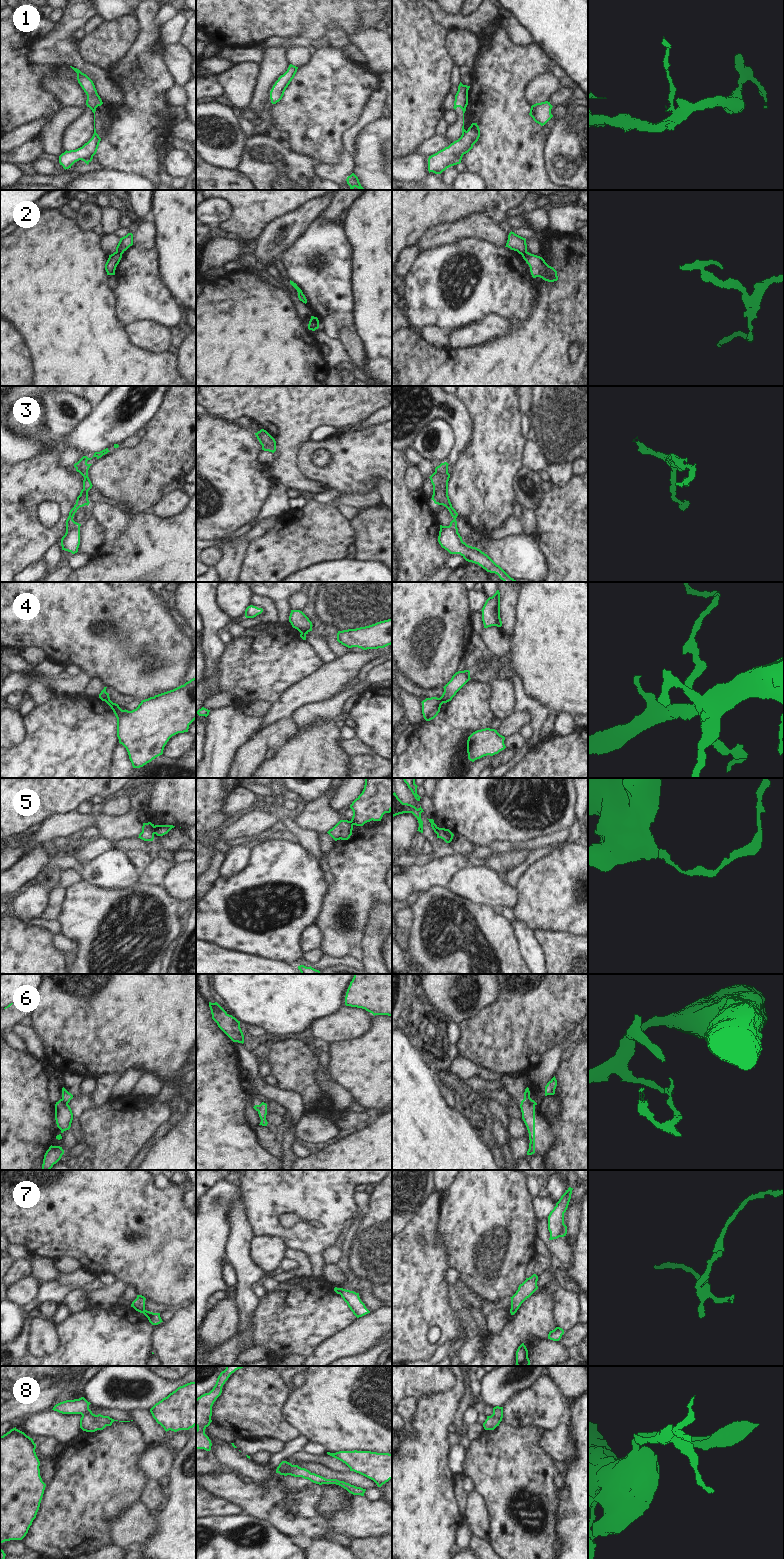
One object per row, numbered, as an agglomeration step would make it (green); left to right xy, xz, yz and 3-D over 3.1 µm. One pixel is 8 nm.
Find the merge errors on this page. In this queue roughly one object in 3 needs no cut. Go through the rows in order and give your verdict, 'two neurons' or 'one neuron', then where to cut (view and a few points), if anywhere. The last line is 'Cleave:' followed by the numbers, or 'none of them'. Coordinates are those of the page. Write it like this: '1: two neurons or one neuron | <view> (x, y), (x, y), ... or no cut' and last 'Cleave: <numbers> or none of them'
1: two neurons | yz (465, 130), (462, 134)
2: two neurons | xy (116, 250), (121, 254)
3: two neurons | xz (259, 440), (268, 445), (275, 446)
4: two neurons | yz (440, 697), (444, 702)
5: two neurons | xy (154, 826), (155, 833)
6: two neurons | yz (524, 1098), (534, 1105)
7: two neurons | xy (145, 1310), (142, 1312)
8: two neurons | xz (298, 1466), (293, 1466), (288, 1474)
Cleave: 1, 2, 3, 4, 5, 6, 7, 8

